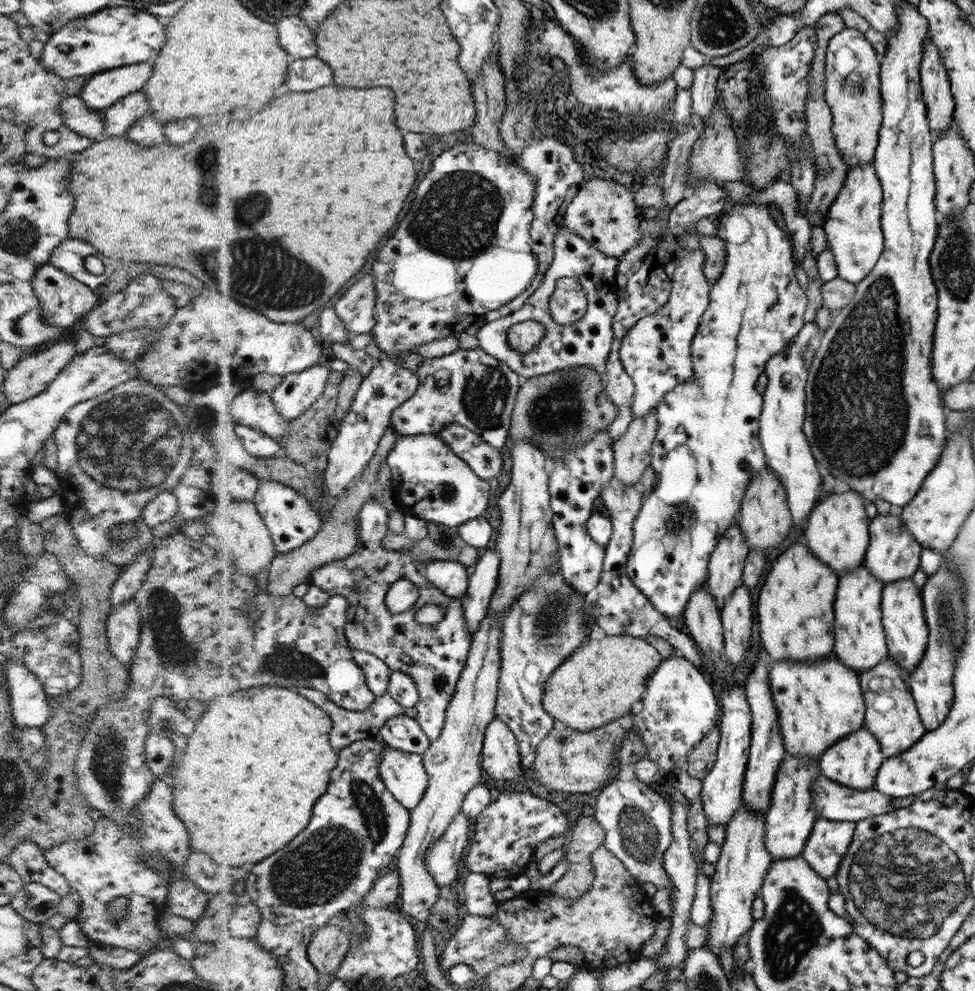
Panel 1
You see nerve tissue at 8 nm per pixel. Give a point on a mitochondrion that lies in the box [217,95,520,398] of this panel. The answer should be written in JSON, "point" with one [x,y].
{"point":[458,215]}

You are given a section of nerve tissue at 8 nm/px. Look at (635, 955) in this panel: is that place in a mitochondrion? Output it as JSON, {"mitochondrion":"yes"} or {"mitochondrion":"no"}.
{"mitochondrion":"no"}

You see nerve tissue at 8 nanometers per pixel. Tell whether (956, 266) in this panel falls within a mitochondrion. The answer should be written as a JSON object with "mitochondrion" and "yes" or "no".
{"mitochondrion":"yes"}

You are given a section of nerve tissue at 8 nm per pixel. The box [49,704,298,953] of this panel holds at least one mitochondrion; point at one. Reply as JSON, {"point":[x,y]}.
{"point":[109,749]}

